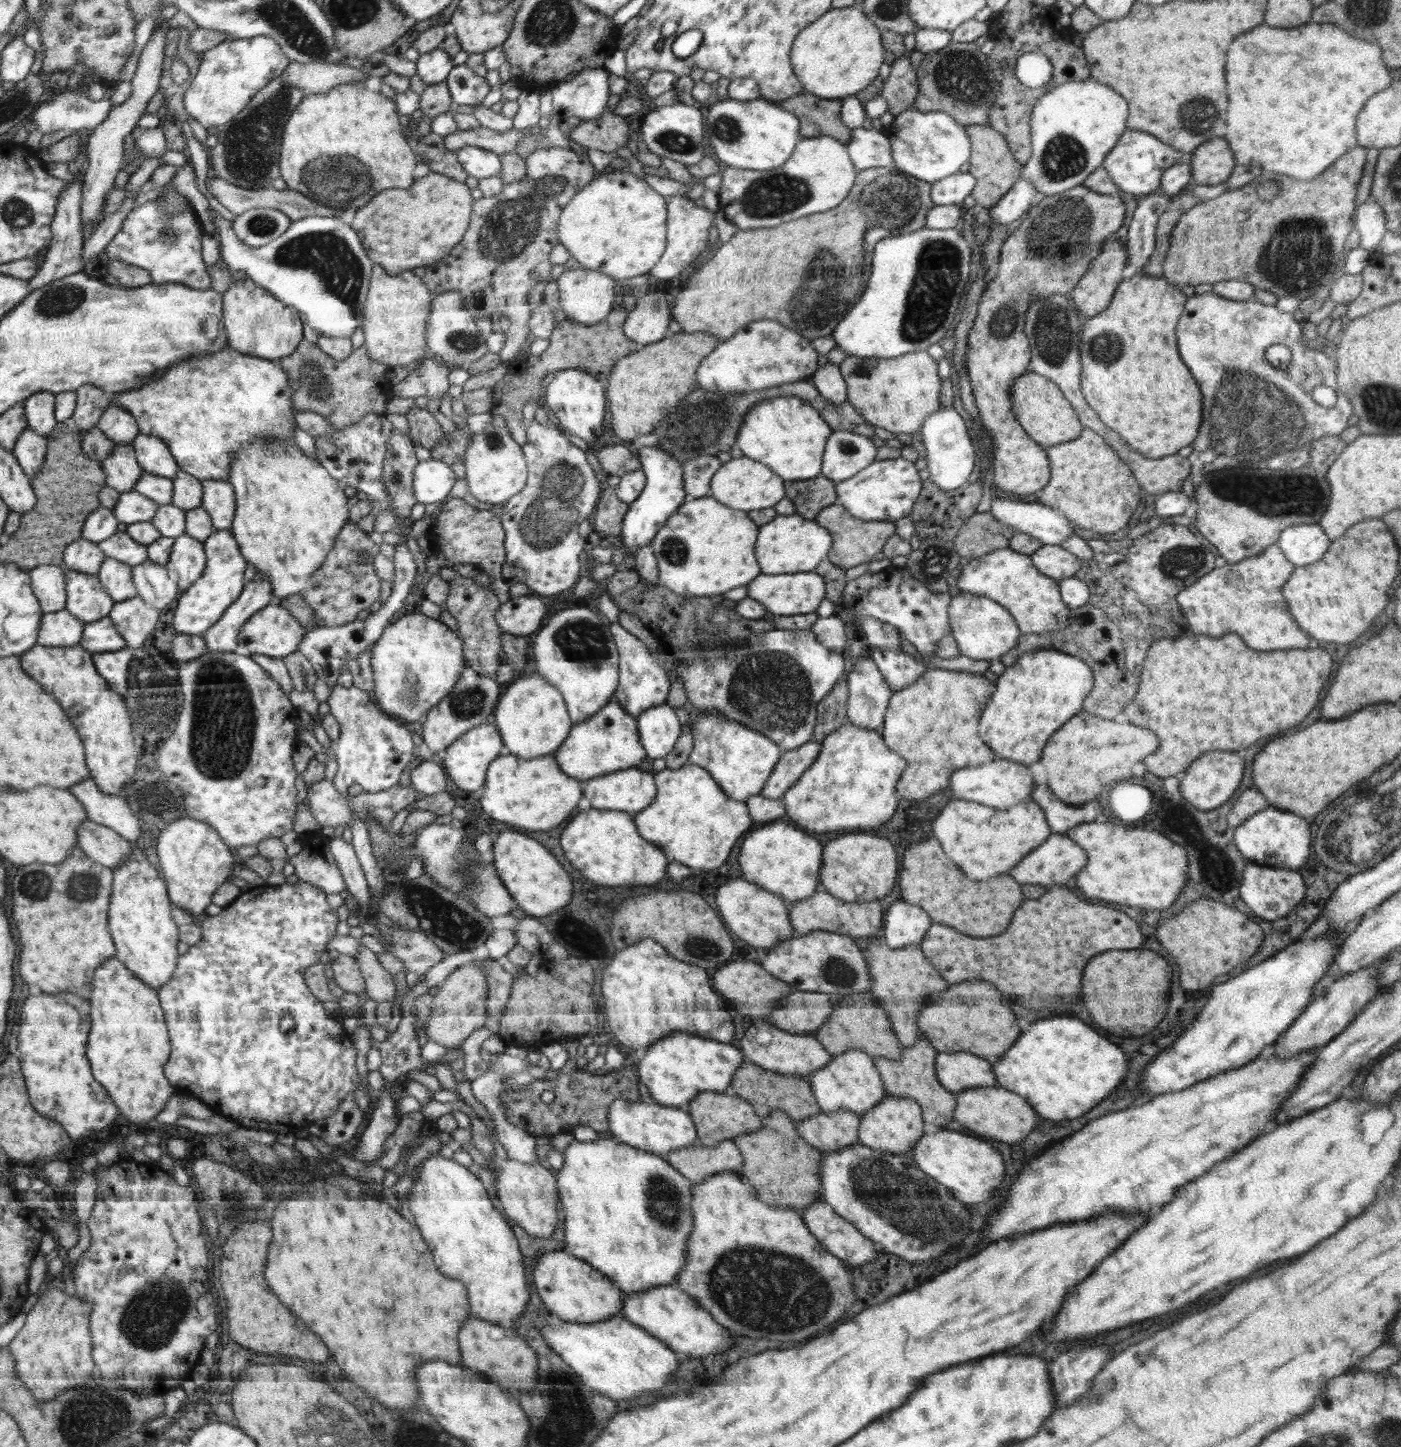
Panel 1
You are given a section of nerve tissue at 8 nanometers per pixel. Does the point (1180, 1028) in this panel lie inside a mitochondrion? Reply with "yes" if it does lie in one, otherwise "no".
no

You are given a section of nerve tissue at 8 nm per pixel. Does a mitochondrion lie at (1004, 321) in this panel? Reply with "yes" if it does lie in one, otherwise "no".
yes

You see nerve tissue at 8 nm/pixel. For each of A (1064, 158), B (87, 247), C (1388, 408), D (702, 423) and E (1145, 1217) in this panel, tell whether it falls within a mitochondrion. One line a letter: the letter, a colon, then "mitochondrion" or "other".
A: mitochondrion
B: other
C: mitochondrion
D: mitochondrion
E: other

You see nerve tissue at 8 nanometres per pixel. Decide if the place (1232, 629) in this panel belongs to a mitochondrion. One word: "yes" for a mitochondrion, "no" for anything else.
no

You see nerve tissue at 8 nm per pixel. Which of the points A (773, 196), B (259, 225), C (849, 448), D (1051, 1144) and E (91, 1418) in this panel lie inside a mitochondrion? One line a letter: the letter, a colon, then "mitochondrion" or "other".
A: mitochondrion
B: mitochondrion
C: mitochondrion
D: other
E: mitochondrion

